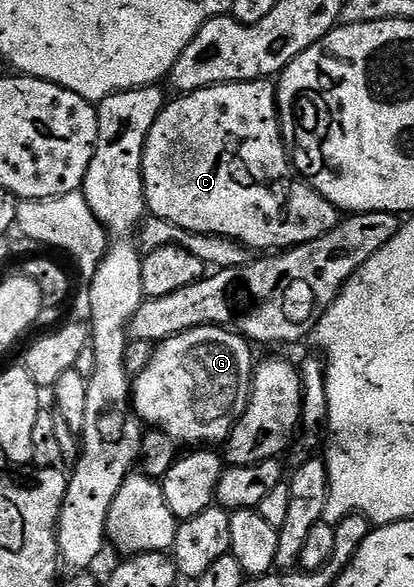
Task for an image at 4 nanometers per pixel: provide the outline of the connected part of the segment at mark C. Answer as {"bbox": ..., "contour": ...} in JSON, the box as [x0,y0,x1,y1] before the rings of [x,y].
{"bbox":[142,78,342,254],"contour":[[[265,78],[263,80],[241,80],[238,84],[212,84],[208,88],[197,88],[194,92],[189,92],[187,94],[180,94],[175,97],[177,100],[169,99],[165,103],[164,109],[158,114],[158,118],[154,122],[154,126],[150,126],[150,134],[146,138],[146,146],[144,147],[144,157],[142,158],[142,170],[144,171],[144,197],[148,200],[147,211],[151,215],[162,218],[166,222],[170,222],[174,226],[178,226],[183,230],[183,232],[197,232],[198,234],[206,234],[207,236],[224,236],[227,240],[235,240],[244,245],[245,248],[249,250],[255,250],[257,248],[257,253],[268,254],[273,250],[287,250],[290,248],[296,248],[299,244],[305,244],[306,242],[314,242],[318,238],[322,238],[330,230],[334,230],[334,226],[340,223],[342,216],[337,208],[332,205],[326,198],[322,198],[320,192],[315,192],[312,189],[311,183],[309,181],[301,178],[296,169],[292,166],[292,161],[290,159],[290,153],[284,142],[284,132],[280,129],[280,107],[276,101],[276,84],[273,83],[271,79]]]}

